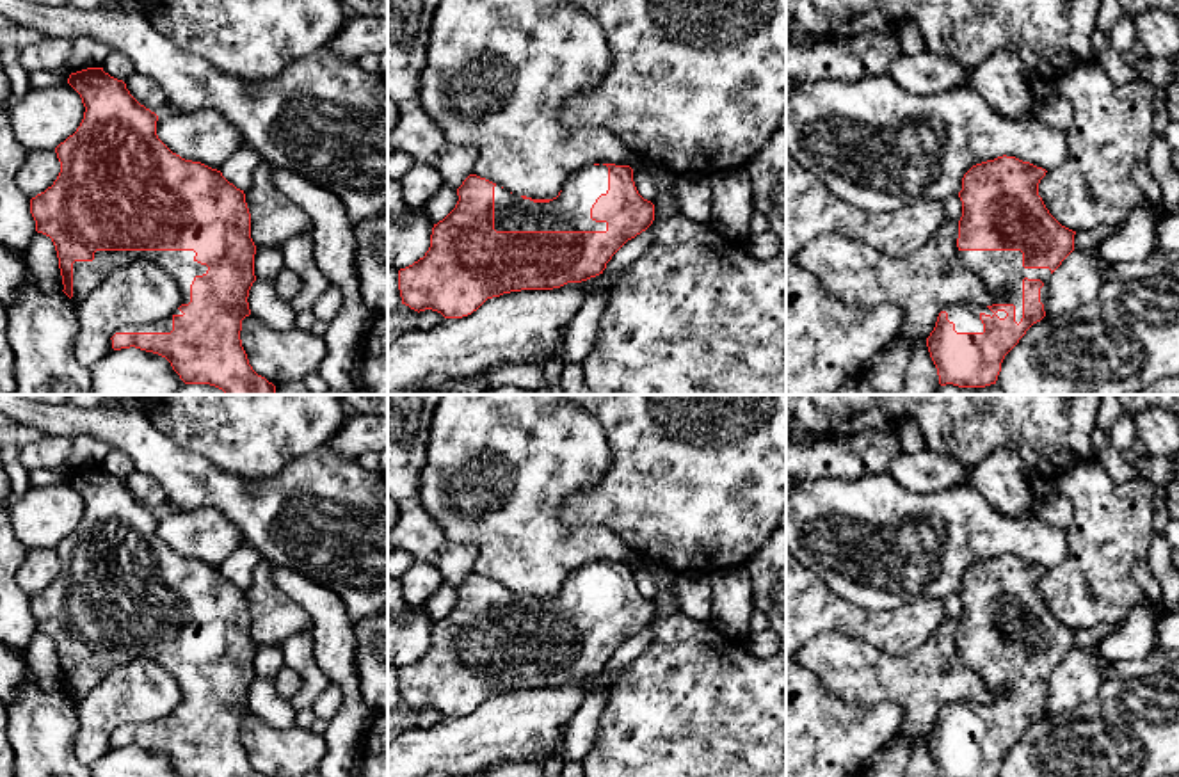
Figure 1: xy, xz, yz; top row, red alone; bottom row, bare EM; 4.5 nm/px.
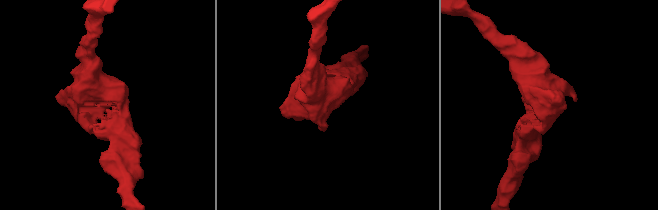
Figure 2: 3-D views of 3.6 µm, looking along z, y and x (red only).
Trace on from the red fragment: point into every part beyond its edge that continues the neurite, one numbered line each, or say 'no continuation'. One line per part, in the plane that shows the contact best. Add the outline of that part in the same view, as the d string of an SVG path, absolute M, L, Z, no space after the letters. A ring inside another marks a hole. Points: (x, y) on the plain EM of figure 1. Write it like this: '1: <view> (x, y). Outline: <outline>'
1: xz (571, 608). Outline: M587 564L571 573L557 597L533 601L494 585L496 629L606 629L590 617L590 606L608 589L608 565Z

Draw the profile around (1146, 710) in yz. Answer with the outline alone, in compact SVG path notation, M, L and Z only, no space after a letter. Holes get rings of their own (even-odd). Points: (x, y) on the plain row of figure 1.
M1172 672L1104 681L1097 695L1062 715L1033 722L1005 754L998 777L1163 777L1179 773L1179 679Z

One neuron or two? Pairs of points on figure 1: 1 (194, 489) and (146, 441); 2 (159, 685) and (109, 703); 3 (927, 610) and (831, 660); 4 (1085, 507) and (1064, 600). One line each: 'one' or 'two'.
1: one
2: one
3: two
4: one

